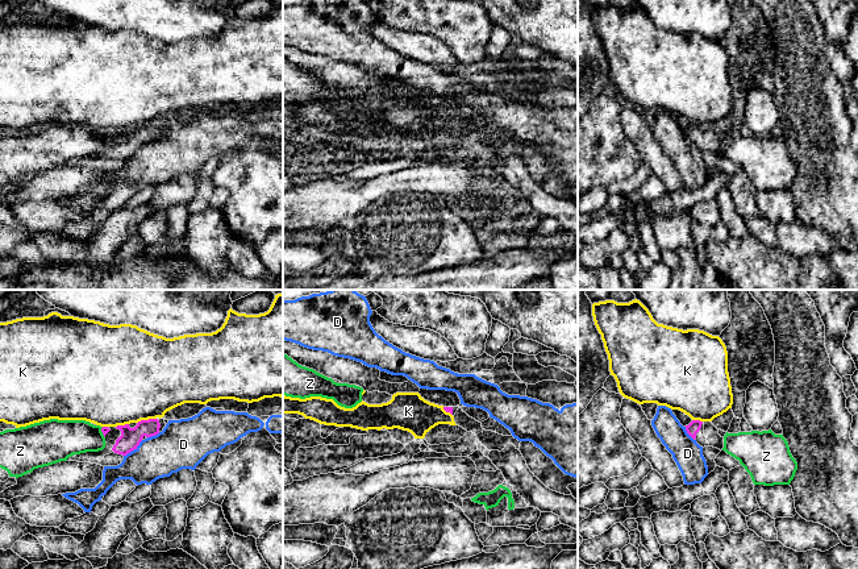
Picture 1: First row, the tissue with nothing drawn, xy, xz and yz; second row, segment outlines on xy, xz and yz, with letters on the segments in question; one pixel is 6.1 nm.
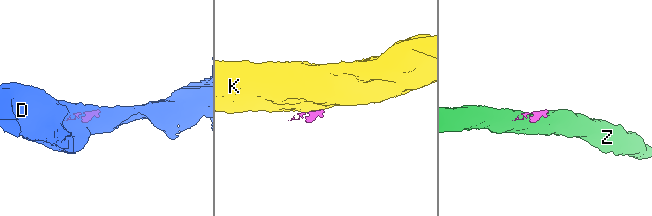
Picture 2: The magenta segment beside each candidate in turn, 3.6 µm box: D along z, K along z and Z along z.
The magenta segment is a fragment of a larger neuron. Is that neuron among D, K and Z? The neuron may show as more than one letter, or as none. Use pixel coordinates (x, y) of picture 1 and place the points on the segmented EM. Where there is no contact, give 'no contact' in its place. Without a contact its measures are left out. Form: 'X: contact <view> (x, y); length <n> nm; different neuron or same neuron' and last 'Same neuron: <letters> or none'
D: contact xy (133, 449); length 160 nm; different neuron
K: contact xy (146, 420); length 120 nm; different neuron
Z: contact xy (101, 431); length 70 nm; different neuron
Same neuron: none

